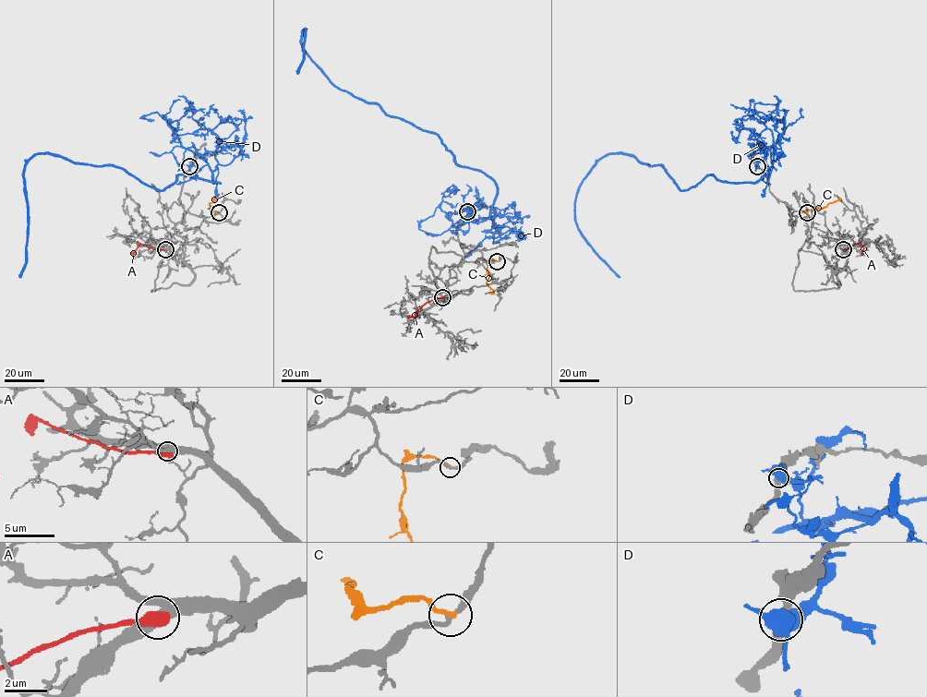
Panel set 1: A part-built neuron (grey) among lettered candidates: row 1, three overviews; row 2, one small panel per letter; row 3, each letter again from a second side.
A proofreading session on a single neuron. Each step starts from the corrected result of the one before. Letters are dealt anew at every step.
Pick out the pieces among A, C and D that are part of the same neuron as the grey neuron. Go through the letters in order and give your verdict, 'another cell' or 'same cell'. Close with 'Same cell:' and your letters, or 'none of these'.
A: another cell
C: another cell
D: another cell
Same cell: none of these

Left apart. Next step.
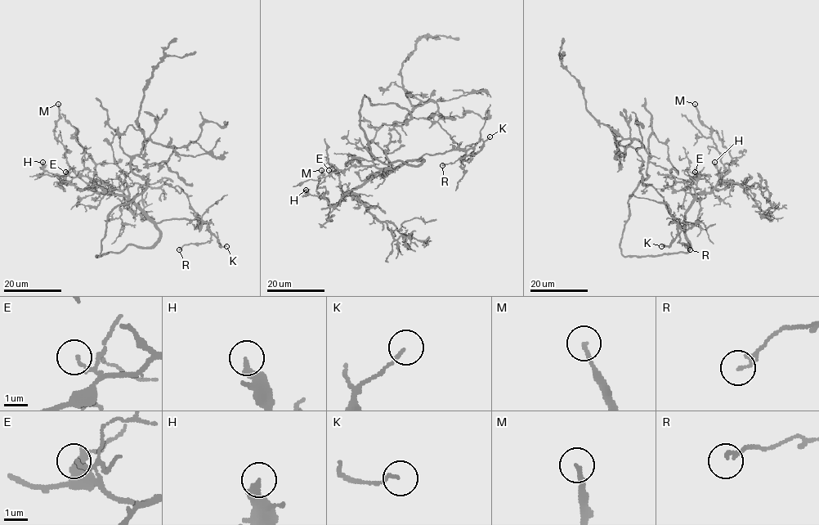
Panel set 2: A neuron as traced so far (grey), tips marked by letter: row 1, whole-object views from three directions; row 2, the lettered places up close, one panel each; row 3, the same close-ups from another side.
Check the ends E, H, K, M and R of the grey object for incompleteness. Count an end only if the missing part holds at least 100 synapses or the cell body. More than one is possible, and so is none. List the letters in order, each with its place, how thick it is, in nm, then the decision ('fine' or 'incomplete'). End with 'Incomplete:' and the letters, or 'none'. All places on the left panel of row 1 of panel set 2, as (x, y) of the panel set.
E: (65, 172) | 90 nm | fine
H: (42, 162) | 360 nm | fine
K: (226, 246) | 110 nm | fine
M: (58, 104) | 160 nm | fine
R: (179, 249) | 130 nm | fine
Incomplete: none

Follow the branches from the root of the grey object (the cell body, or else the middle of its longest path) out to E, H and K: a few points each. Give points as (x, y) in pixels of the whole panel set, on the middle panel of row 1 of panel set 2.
E: (360, 108), (360, 127), (376, 159), (414, 165), (422, 161), (406, 160), (392, 168), (360, 165), (328, 170)
H: (360, 108), (360, 127), (376, 159), (414, 165), (422, 161), (406, 160), (381, 169), (332, 206), (306, 190)
K: (360, 108), (360, 127), (369, 152), (385, 163), (418, 165), (425, 154), (471, 148), (477, 152), (490, 136)

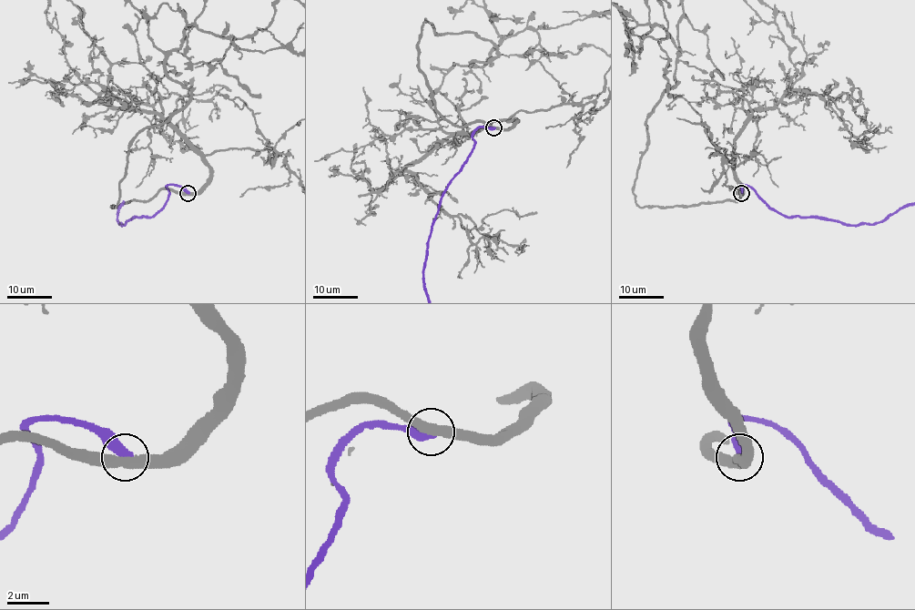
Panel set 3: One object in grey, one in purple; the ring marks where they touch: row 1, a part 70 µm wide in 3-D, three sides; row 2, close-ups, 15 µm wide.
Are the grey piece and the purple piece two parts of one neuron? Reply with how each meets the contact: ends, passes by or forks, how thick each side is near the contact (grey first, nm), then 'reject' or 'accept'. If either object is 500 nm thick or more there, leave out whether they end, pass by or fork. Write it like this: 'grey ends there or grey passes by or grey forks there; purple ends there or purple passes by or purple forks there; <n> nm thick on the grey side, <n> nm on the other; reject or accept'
420 nm thick on the grey side, 550 nm on the other; accept

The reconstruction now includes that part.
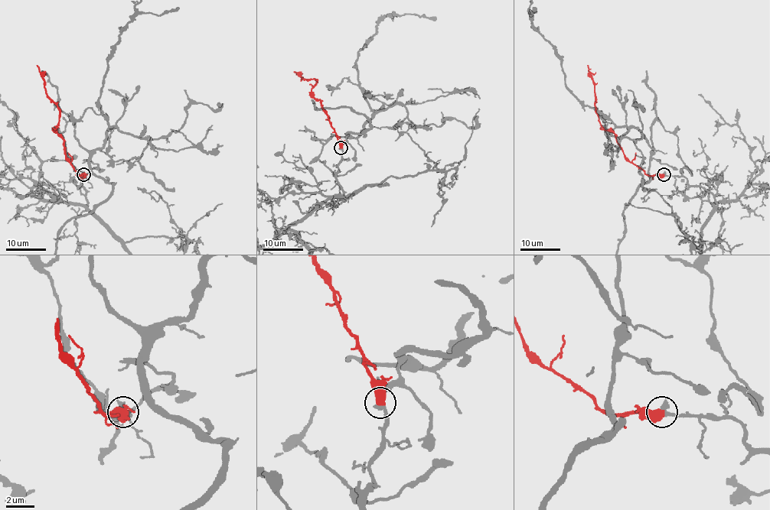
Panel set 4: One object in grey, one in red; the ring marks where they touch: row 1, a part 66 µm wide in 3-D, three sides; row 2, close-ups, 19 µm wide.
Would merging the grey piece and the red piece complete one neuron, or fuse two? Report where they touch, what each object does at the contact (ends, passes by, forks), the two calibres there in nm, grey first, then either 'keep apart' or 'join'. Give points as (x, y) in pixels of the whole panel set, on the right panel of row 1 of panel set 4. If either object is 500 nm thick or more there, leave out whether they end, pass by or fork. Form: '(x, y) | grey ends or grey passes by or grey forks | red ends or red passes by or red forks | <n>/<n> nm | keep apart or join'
(663, 174) | 400/600 nm | join

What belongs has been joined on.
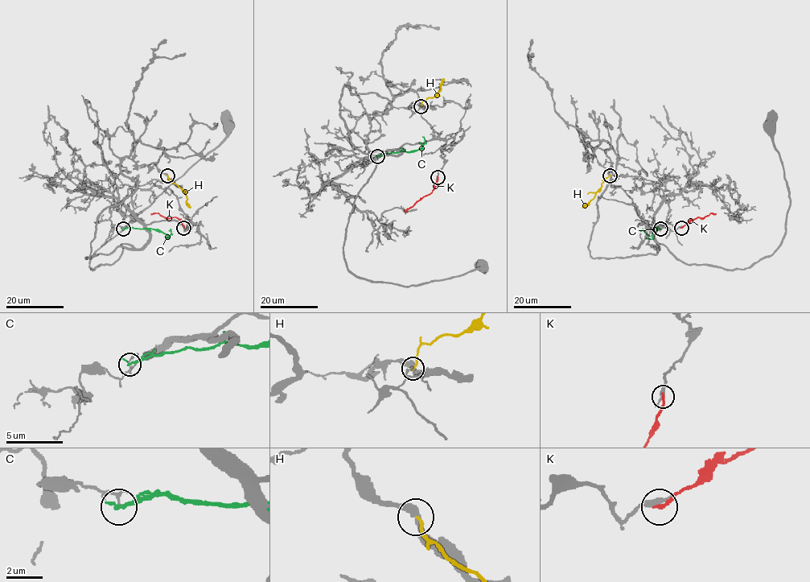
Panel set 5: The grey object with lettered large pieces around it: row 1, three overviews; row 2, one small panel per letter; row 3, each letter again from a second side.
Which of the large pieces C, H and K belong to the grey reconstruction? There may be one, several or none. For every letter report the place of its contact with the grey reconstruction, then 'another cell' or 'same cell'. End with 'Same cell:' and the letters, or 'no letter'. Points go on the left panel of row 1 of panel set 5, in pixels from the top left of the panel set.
C: meets grey at (123, 229); another cell
H: meets grey at (167, 175); another cell
K: meets grey at (183, 228); another cell
Same cell: no letter

